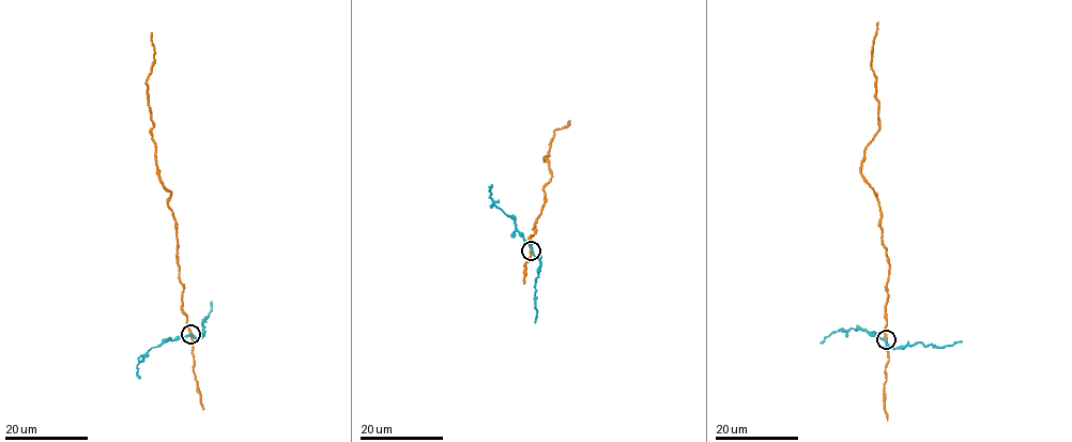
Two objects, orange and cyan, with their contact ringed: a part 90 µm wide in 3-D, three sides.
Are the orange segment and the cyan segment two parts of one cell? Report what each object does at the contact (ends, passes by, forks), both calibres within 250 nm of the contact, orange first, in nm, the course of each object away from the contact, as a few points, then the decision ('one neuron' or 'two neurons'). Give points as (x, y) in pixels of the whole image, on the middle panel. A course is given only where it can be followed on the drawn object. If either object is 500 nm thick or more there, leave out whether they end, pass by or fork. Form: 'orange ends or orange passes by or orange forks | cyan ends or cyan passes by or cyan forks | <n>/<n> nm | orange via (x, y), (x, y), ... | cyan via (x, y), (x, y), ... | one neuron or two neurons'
orange passes by | cyan passes by | 440/240 nm | orange via (531, 250), (529, 239), (545, 201), (542, 187), (552, 172), (547, 156), (544, 161), (554, 131), (570, 121) | cyan via (531, 250), (515, 222), (491, 198), (489, 189), (492, 185) | two neurons

